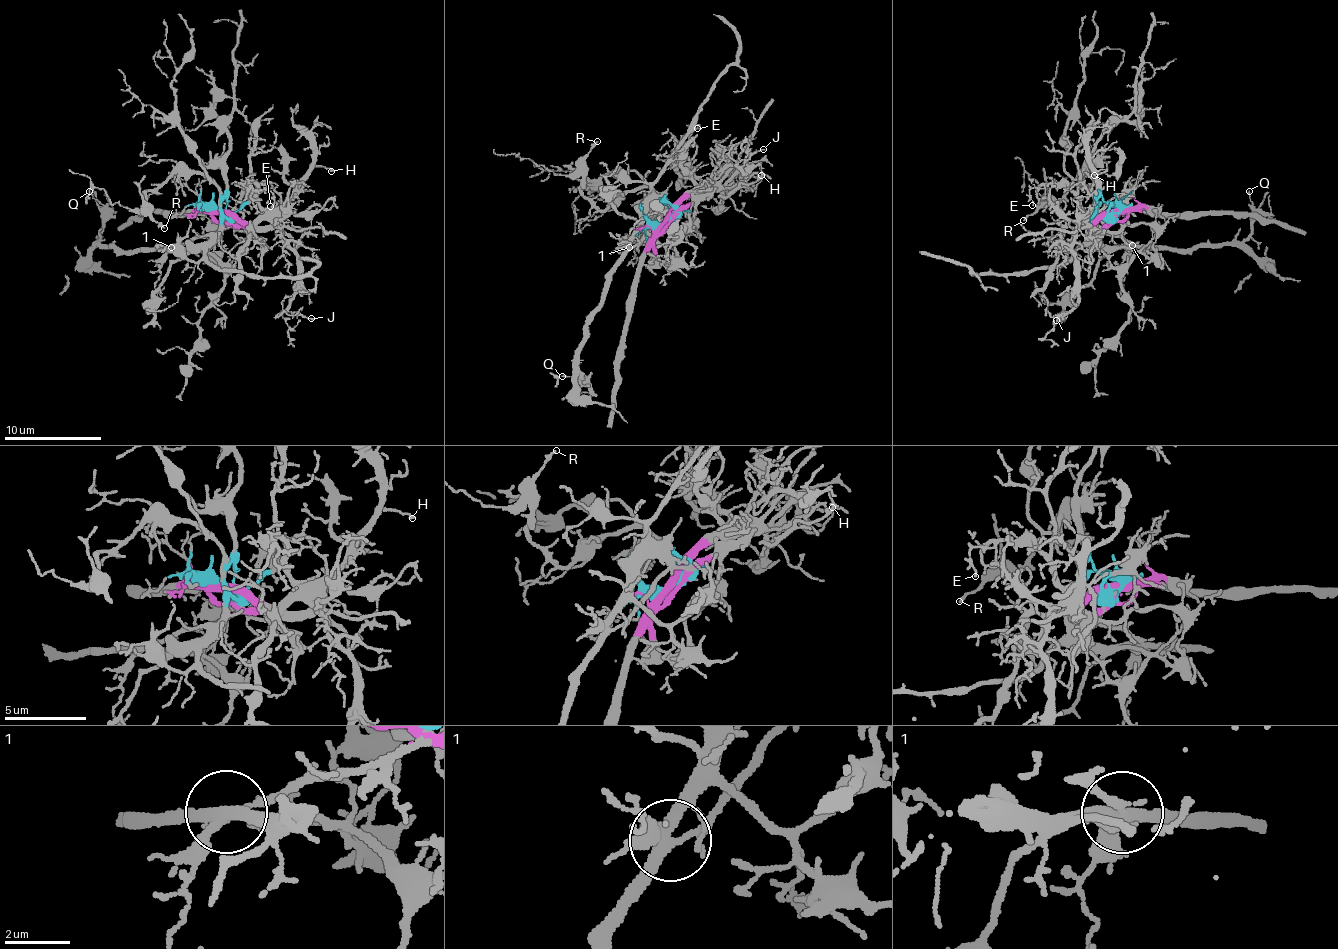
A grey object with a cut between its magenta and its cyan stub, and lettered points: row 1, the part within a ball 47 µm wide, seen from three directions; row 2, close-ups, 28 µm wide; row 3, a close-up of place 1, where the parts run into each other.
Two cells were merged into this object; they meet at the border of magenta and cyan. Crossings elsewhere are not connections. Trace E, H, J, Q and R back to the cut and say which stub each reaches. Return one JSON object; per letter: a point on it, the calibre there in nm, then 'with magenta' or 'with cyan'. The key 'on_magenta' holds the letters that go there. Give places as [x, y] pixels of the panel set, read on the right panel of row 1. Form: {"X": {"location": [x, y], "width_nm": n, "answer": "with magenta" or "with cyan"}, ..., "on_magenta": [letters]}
{"E": {"location": [1032, 205], "width_nm": 80, "answer": "with magenta"}, "H": {"location": [1094, 175], "width_nm": 130, "answer": "with magenta"}, "J": {"location": [1056, 320], "width_nm": 120, "answer": "with magenta"}, "Q": {"location": [1249, 191], "width_nm": 110, "answer": "with cyan"}, "R": {"location": [1023, 220], "width_nm": 180, "answer": "with cyan"}, "on_magenta": ["E", "H", "J"]}

